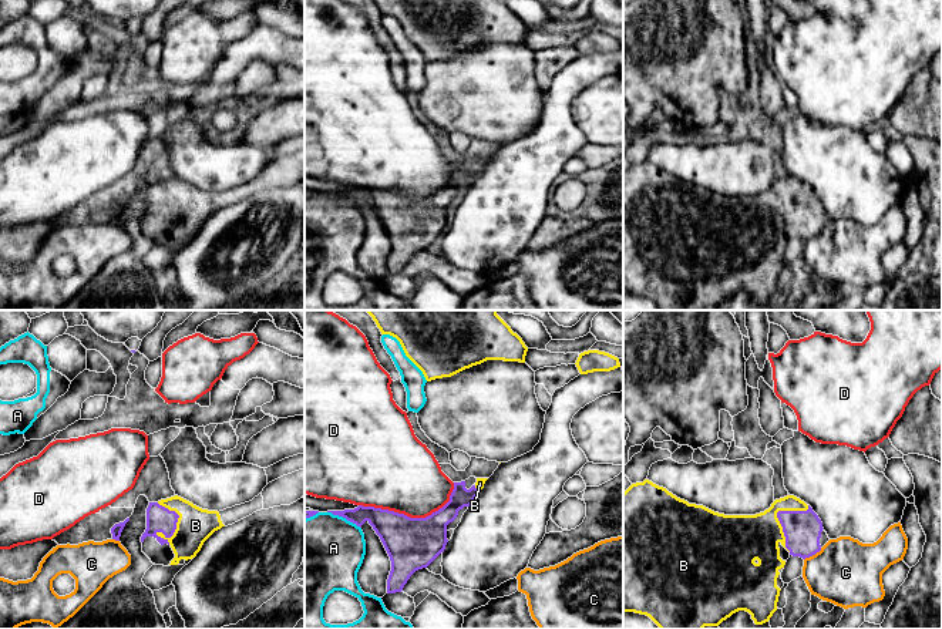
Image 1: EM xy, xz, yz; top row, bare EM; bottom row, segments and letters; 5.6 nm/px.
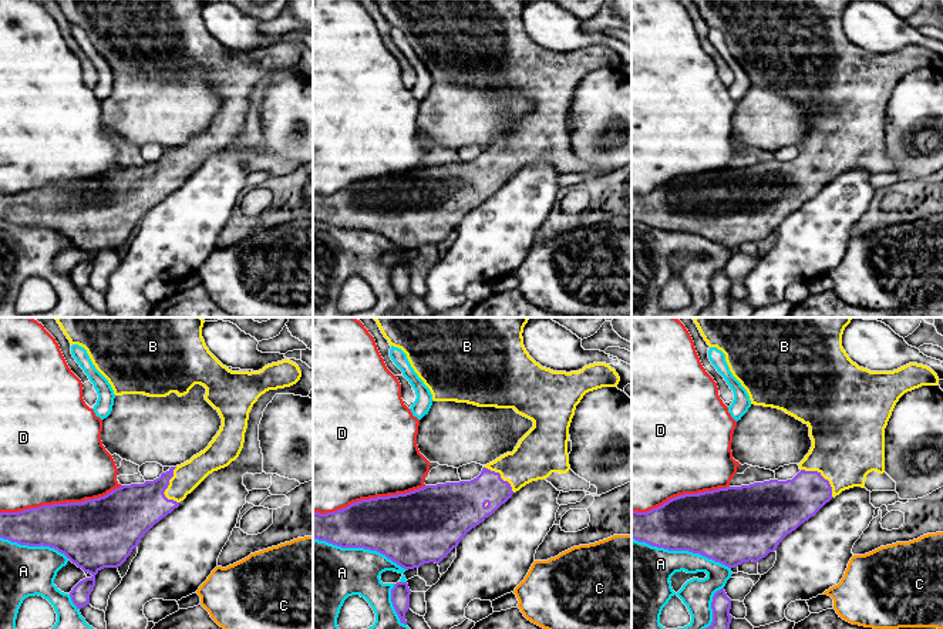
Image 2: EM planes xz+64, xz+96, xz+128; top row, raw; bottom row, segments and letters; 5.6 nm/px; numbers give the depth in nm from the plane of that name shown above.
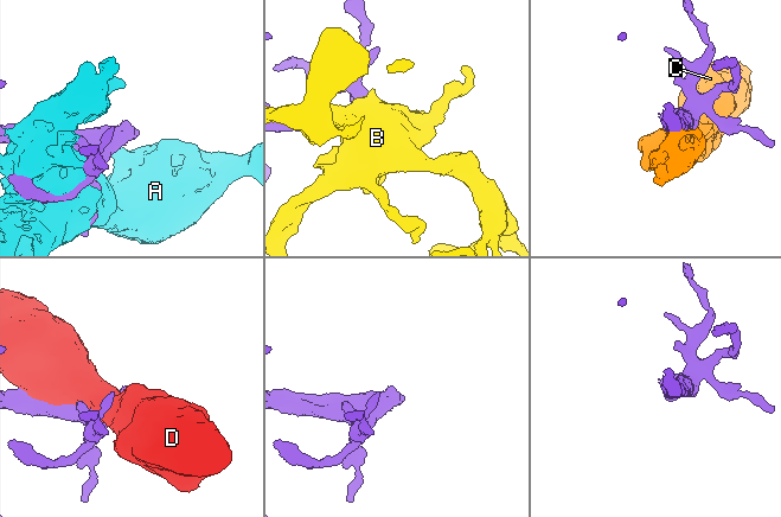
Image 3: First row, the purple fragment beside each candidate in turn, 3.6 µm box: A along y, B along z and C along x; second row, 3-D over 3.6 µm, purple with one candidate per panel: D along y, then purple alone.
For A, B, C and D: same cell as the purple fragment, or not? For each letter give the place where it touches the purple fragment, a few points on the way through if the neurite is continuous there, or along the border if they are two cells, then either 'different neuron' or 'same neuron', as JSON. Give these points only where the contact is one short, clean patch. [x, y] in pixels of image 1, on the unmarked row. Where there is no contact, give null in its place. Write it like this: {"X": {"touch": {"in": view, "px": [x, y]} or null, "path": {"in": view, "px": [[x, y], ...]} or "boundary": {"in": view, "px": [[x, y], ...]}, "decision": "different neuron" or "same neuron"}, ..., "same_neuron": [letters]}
{"A": {"touch": {"in": "xz", "px": [345, 198]}, "decision": "different neuron"}, "B": {"touch": {"in": "xy", "px": [177, 201]}, "path": {"in": "xy", "px": [[158, 199], [177, 201], [182, 207], [195, 207]]}, "decision": "same neuron"}, "C": {"touch": {"in": "yz", "px": [813, 235]}, "decision": "different neuron"}, "D": {"touch": {"in": "xz", "px": [411, 199]}, "decision": "different neuron"}, "same_neuron": ["B"]}

